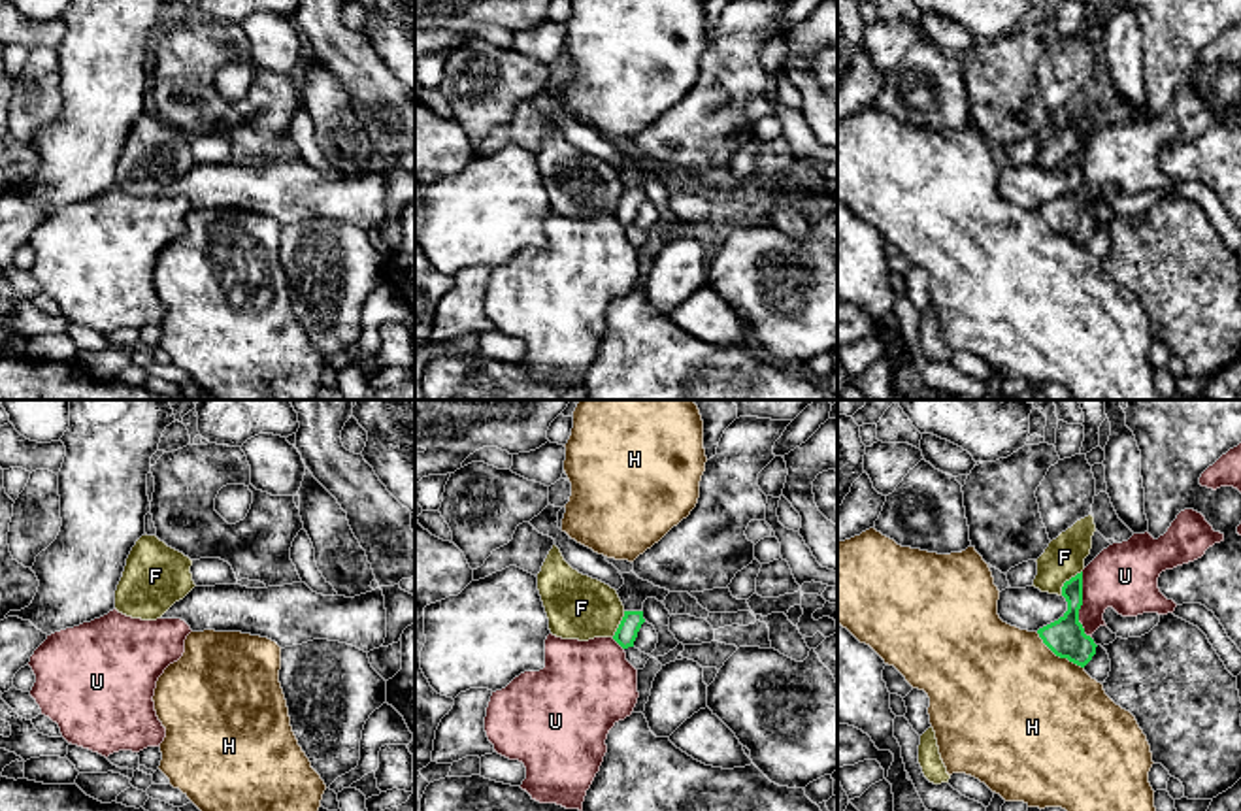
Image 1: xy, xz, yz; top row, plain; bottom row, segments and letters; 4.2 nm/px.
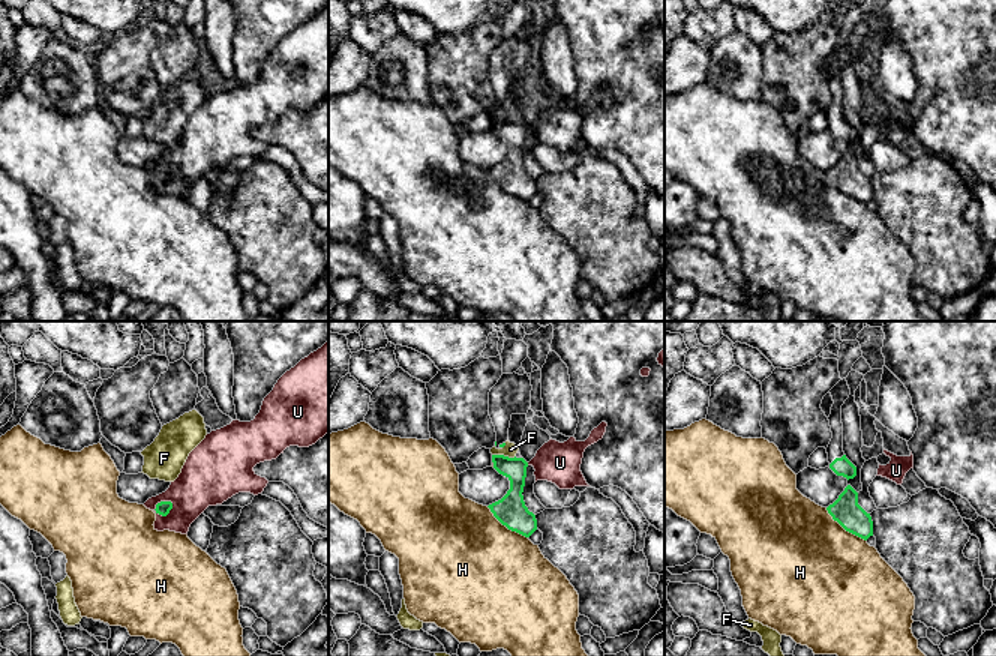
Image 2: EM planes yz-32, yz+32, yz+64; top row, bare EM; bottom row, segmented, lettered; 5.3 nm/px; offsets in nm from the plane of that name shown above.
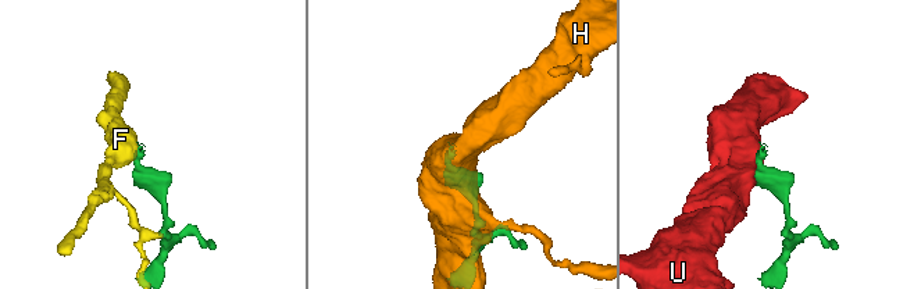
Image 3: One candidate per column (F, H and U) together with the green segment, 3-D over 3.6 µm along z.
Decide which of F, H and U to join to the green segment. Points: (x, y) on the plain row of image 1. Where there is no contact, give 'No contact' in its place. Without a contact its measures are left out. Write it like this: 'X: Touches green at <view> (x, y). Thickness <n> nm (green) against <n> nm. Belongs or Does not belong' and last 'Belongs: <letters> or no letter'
F: Touches green at yz (1066, 159). Thickness 170 nm (green) against 170 nm. Does not belong
H: Touches green at yz (1058, 232). Thickness 170 nm (green) against 480 nm. Does not belong
U: Touches green at yz (1081, 182). Thickness 170 nm (green) against 280 nm. Does not belong
Belongs: no letter

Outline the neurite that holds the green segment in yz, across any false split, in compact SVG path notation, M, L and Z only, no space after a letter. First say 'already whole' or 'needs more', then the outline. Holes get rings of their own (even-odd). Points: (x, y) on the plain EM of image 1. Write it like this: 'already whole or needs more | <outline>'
already whole | M1083 149L1064 160L1062 174L1067 179L1067 189L1058 198L1039 206L1037 211L1056 234L1084 245L1096 232L1098 223L1079 200Z

